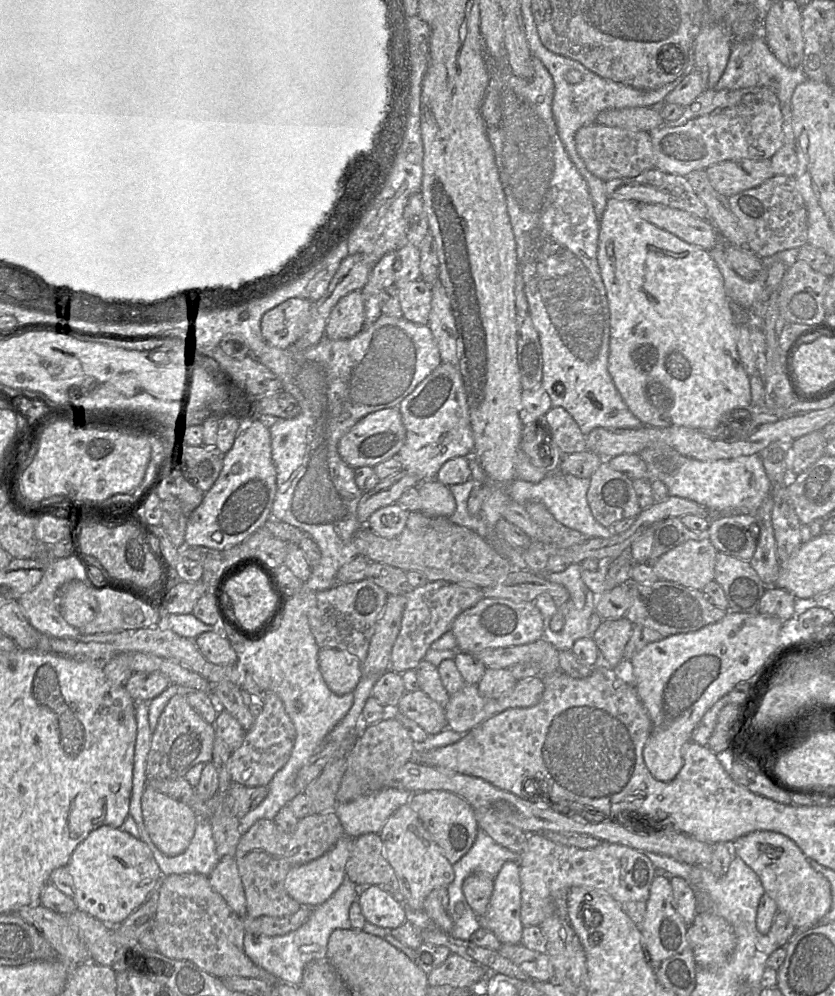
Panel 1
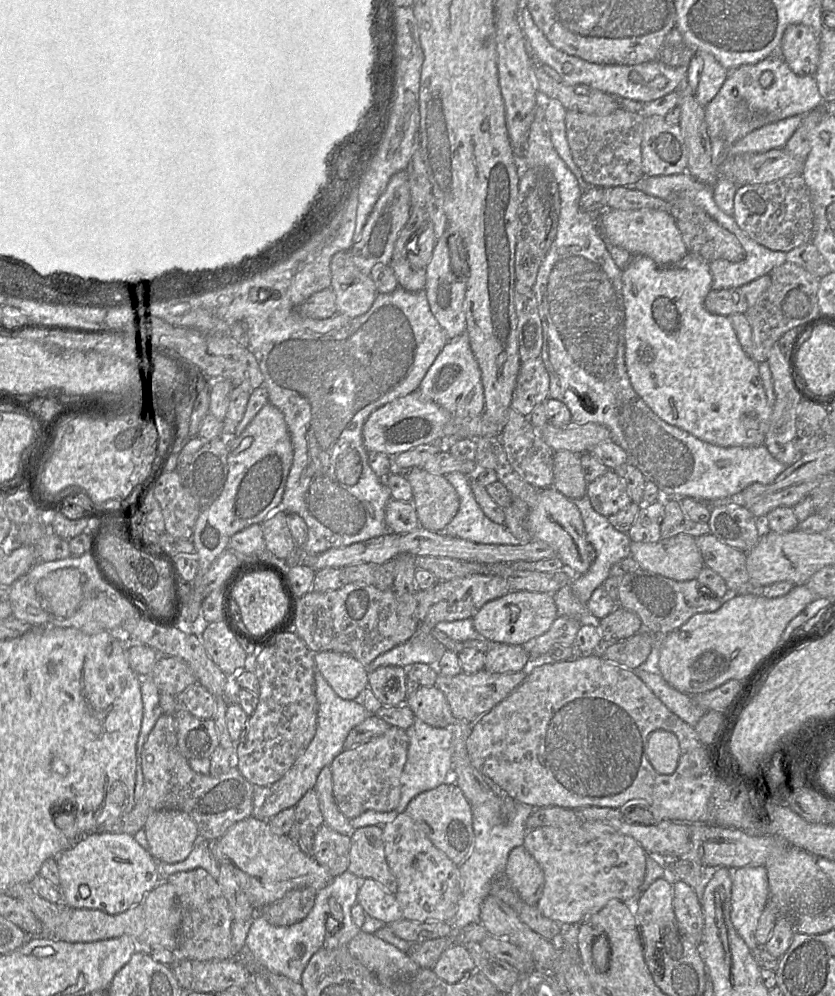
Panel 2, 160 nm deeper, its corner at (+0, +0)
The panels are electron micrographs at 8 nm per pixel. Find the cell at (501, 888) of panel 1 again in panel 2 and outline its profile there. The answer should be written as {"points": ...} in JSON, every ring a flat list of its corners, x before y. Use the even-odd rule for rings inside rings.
{"points":[[523,845,510,851,505,875,525,903,537,904,544,888,544,874]]}

